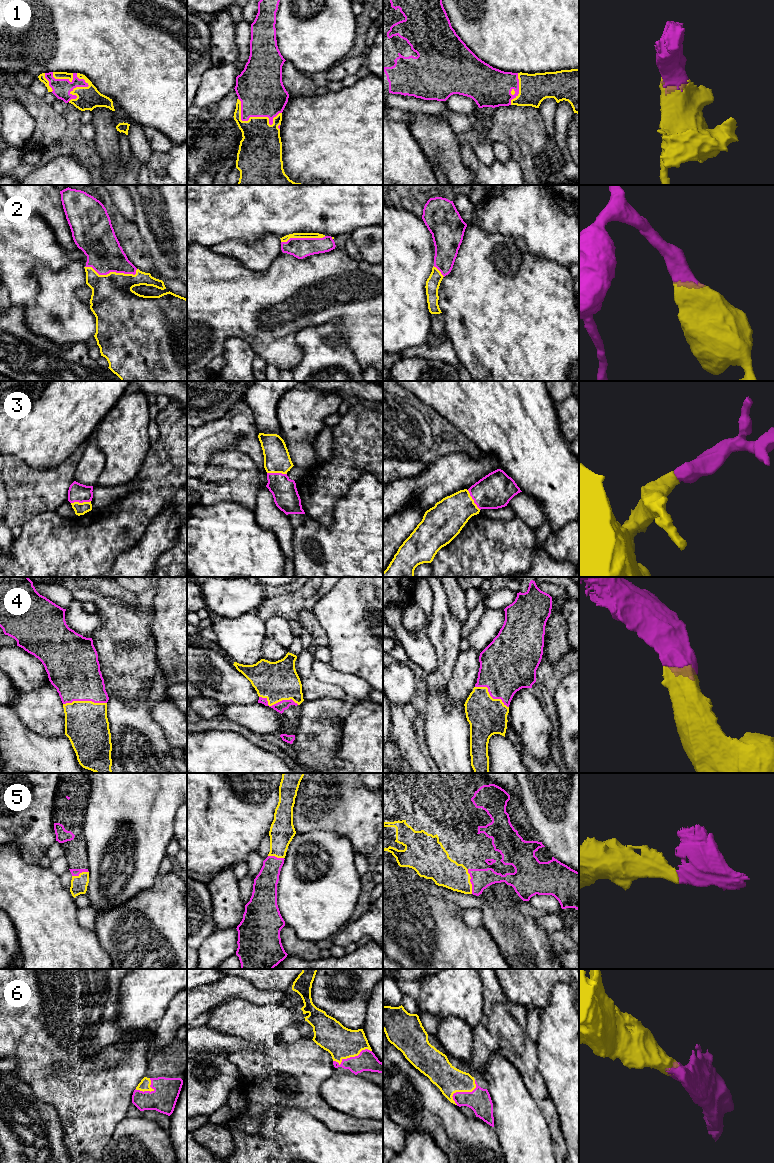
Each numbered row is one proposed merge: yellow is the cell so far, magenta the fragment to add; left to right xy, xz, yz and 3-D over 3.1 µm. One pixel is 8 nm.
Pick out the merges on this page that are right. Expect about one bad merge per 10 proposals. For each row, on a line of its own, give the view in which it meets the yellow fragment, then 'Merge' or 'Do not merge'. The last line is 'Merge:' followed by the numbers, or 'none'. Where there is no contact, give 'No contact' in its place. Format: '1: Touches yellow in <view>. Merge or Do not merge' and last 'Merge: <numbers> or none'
1: Touches yellow in xz. Merge
2: Touches yellow in xy. Merge
3: Touches yellow in xy. Merge
4: Touches yellow in xz. Merge
5: Touches yellow in yz. Merge
6: Touches yellow in xz. Merge
Merge: 1, 2, 3, 4, 5, 6

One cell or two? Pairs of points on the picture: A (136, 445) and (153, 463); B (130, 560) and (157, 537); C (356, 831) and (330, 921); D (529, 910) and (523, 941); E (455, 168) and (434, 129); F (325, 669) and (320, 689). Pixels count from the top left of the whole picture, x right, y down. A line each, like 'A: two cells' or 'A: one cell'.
A: two cells
B: one cell
C: two cells
D: two cells
E: one cell
F: two cells

